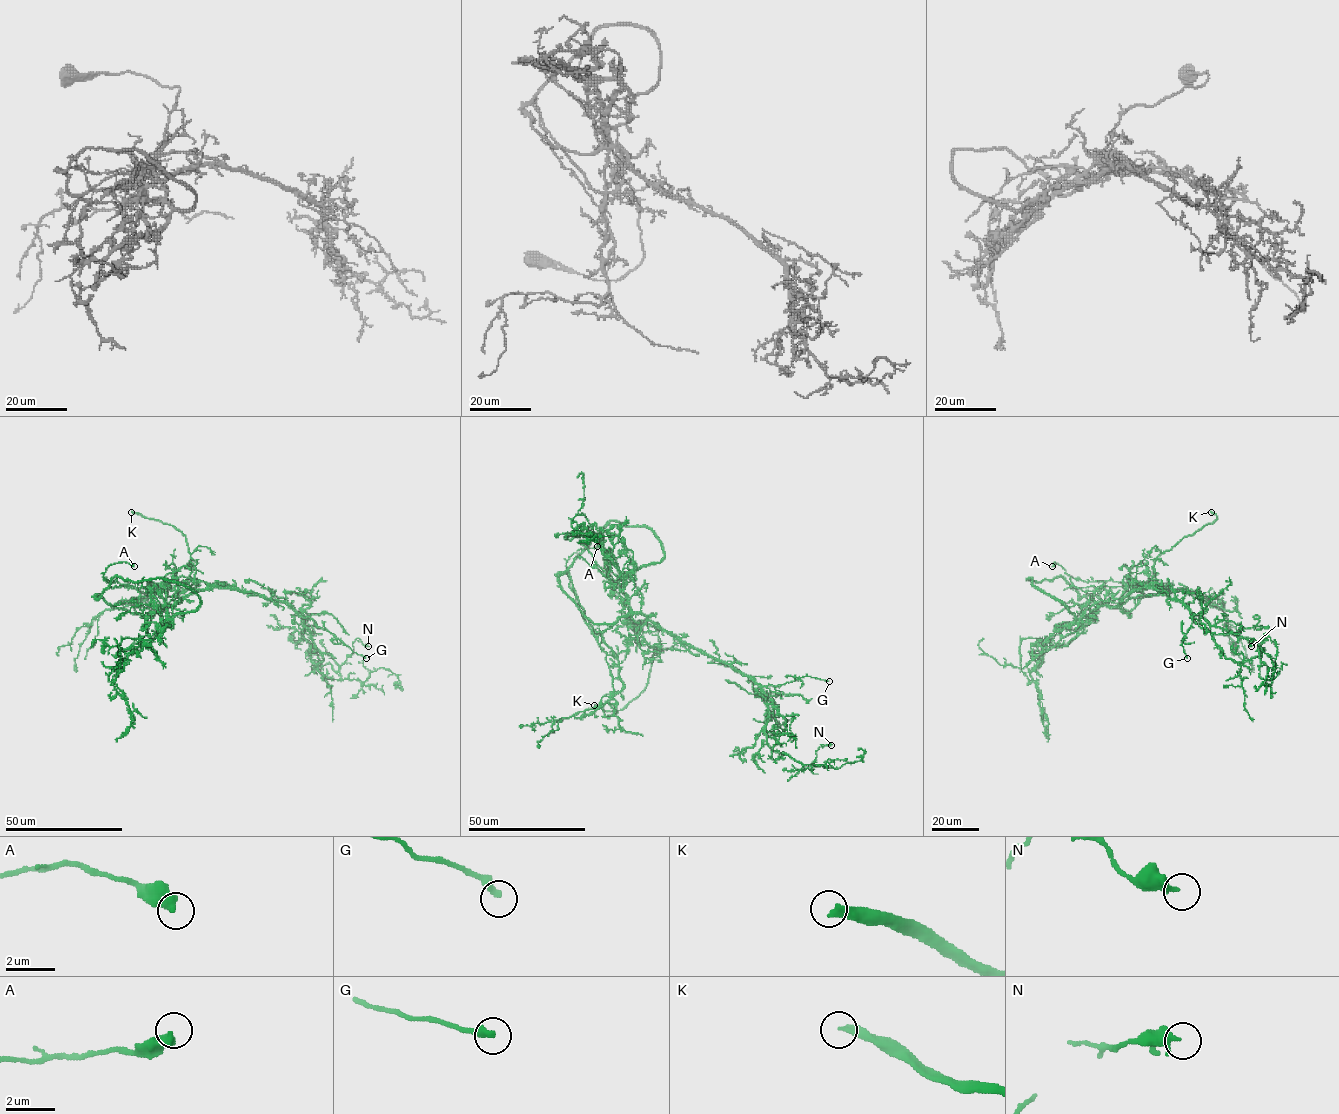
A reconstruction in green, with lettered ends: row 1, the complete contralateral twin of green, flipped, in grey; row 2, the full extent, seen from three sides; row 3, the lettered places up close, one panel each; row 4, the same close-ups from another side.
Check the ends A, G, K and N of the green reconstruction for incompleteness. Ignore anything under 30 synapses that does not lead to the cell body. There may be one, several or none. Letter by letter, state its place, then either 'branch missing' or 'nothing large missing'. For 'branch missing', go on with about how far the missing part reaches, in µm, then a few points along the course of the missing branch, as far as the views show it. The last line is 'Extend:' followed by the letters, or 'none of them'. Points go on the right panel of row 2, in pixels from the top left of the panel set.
A: at (1052, 566); nothing large missing
G: at (1187, 658); nothing large missing
K: at (1211, 512); branch missing; about 20 µm are missing; missing branch runs (1211, 512), (1199, 512)
N: at (1251, 646); nothing large missing
Extend: K

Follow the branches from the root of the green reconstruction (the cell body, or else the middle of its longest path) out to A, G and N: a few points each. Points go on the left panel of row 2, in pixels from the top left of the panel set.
A: (233, 589), (197, 589), (152, 613), (134, 588), (103, 577), (114, 563), (134, 566)
G: (233, 589), (286, 602), (300, 615), (310, 617), (316, 625), (366, 658)
N: (233, 589), (284, 602), (300, 615), (303, 636), (328, 679), (340, 678), (357, 638), (368, 646)

